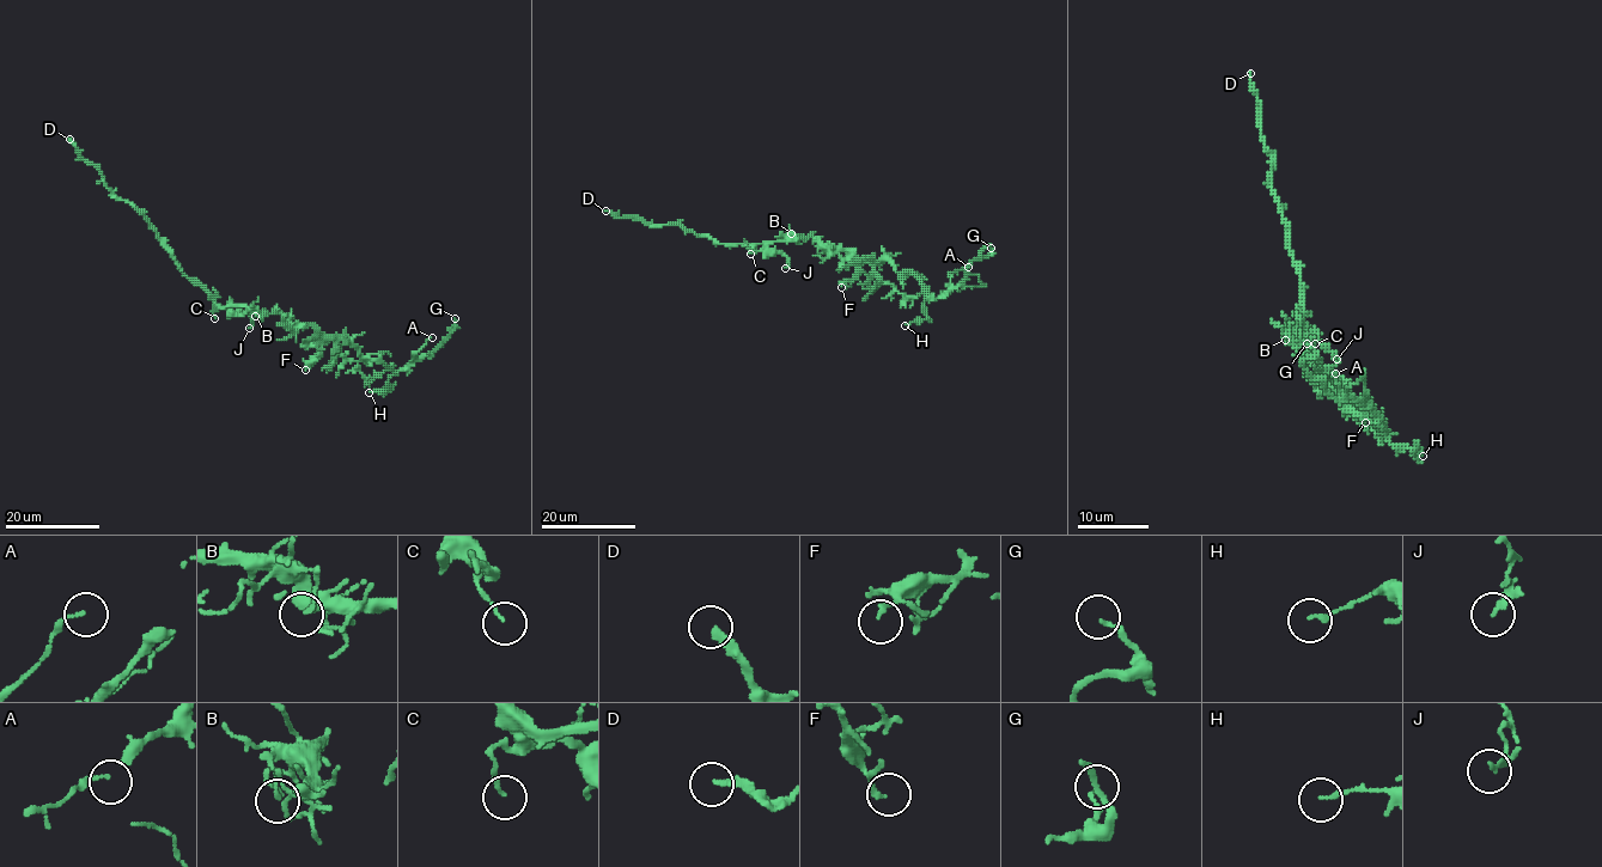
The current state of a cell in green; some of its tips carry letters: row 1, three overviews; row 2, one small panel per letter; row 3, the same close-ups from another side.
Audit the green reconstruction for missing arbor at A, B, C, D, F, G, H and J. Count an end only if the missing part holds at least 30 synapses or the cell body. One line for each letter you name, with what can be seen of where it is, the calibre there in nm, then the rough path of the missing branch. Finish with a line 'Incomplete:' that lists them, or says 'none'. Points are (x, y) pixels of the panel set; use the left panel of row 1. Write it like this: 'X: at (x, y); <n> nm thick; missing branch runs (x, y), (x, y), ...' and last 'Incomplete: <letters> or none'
D: at (69, 139); 220 nm thick
Incomplete: D

